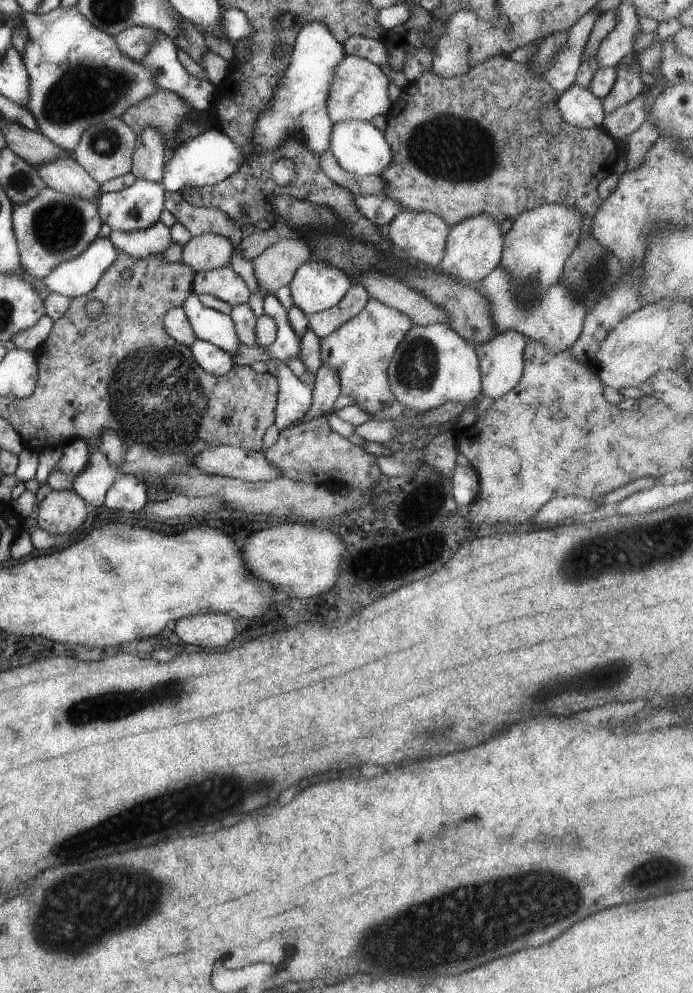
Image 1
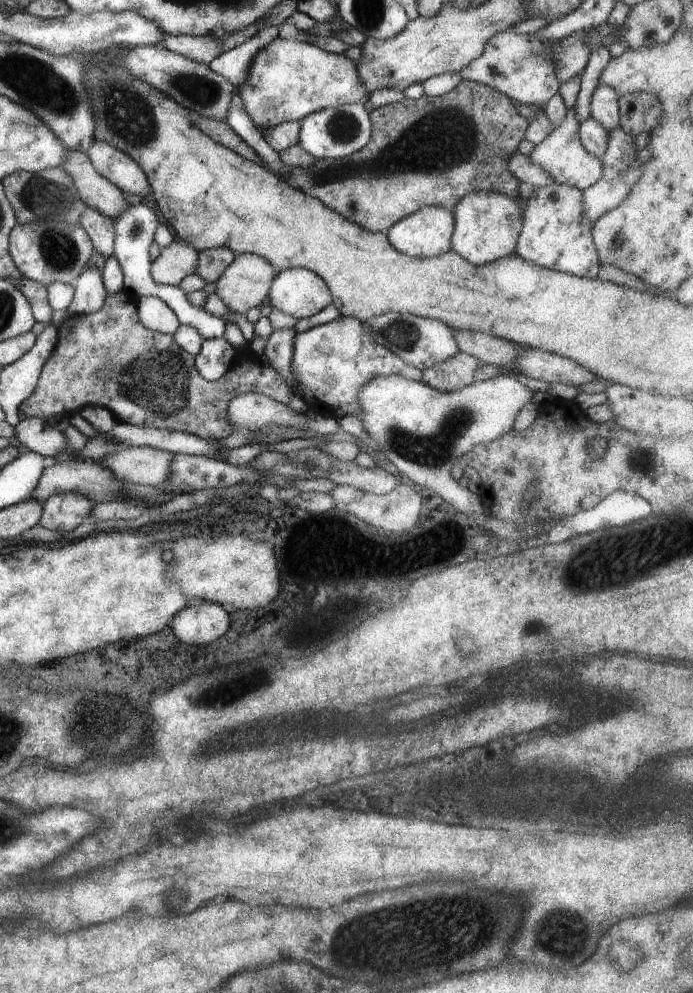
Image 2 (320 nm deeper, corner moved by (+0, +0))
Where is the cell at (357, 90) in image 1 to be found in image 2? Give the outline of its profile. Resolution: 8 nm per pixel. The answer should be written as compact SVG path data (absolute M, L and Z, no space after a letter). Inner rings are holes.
M273 37L263 48L255 52L243 84L235 90L243 101L243 110L257 127L274 127L287 121L298 121L311 111L336 107L343 103L363 104L369 92L360 84L356 64L341 53L330 53L311 43Z

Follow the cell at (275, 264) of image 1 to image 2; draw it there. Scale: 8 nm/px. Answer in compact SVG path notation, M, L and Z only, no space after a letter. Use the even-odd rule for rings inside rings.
M251 253L237 255L214 280L215 293L231 313L245 314L250 308L259 307L267 301L270 282L277 273L272 266L261 257Z

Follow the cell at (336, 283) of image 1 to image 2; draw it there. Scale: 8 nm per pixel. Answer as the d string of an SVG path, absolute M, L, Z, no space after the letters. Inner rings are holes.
M293 267L279 271L270 282L267 301L271 308L304 319L332 302L325 281L310 270Z

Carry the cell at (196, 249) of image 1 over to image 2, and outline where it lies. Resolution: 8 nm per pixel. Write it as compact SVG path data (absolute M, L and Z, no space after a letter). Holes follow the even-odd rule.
M183 239L175 240L161 248L159 255L151 261L150 275L158 285L176 284L194 272L198 252Z

